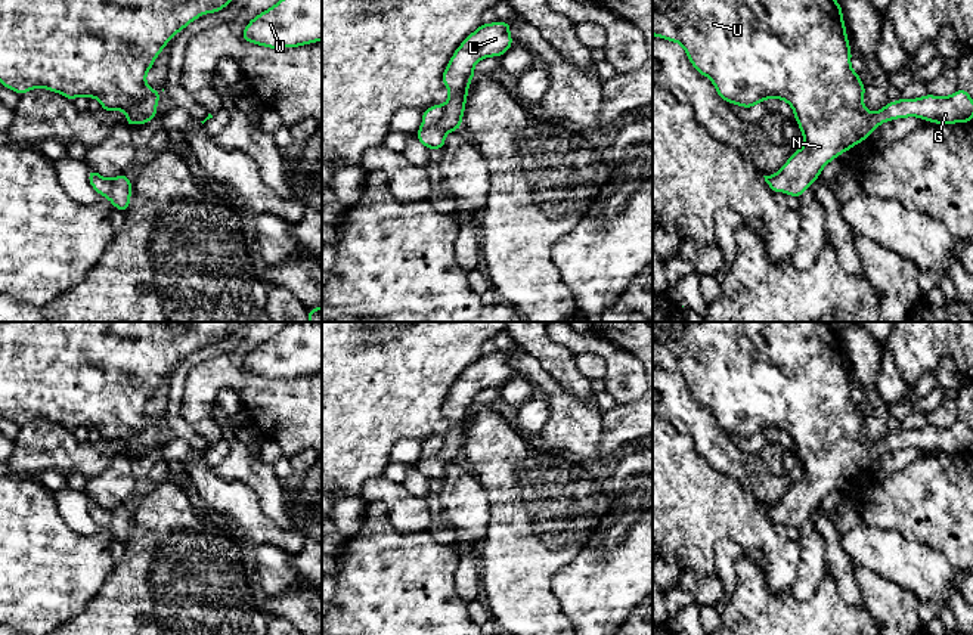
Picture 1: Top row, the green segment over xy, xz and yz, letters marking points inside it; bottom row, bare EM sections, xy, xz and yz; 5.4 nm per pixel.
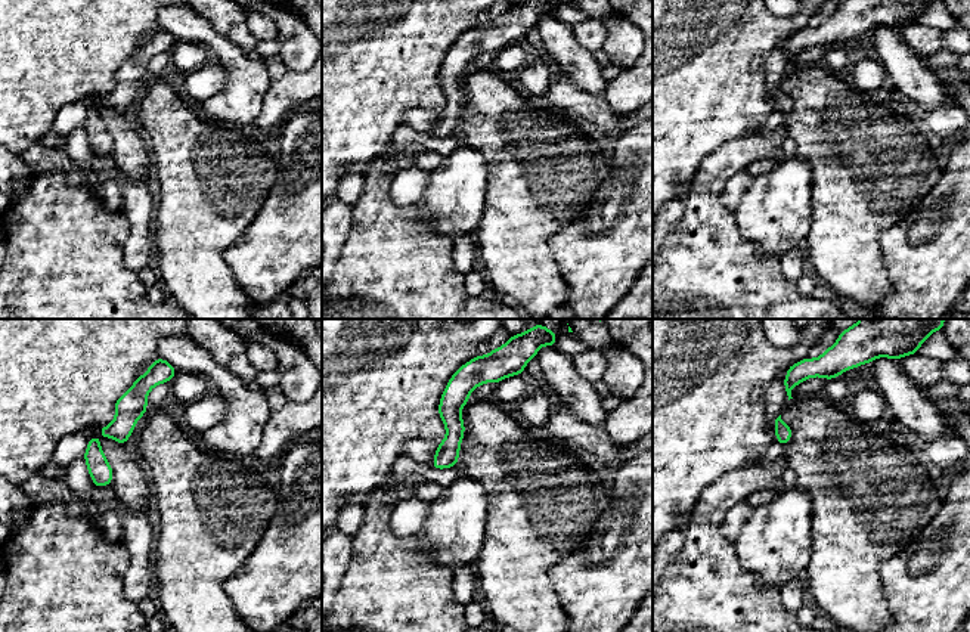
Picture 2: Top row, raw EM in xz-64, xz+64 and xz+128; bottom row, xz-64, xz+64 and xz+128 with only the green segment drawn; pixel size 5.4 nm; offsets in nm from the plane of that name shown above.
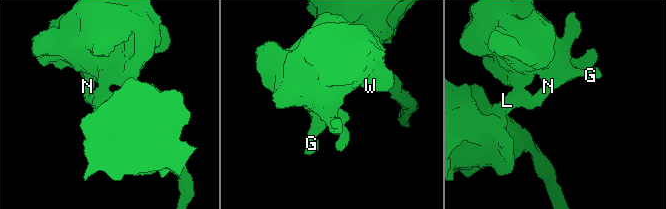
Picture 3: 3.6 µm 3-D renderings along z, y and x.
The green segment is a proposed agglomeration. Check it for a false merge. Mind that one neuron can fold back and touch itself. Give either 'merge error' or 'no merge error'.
no merge error

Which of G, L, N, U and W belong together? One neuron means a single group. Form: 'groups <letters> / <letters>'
groups G L N U W

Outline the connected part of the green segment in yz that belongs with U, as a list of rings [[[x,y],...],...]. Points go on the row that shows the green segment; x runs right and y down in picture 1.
[[[653,0],[653,35],[661,37],[669,41],[679,43],[692,64],[694,69],[701,75],[712,80],[716,93],[728,103],[740,105],[743,108],[753,108],[756,103],[762,103],[769,97],[785,100],[794,112],[794,120],[800,127],[800,133],[805,137],[805,145],[791,154],[787,162],[780,171],[772,176],[763,176],[772,192],[785,192],[787,195],[799,198],[815,179],[821,176],[821,170],[840,154],[849,151],[859,142],[868,139],[868,136],[884,121],[896,118],[917,117],[929,123],[936,124],[954,124],[970,123],[973,118],[973,99],[972,96],[958,89],[951,96],[938,97],[935,95],[926,95],[917,99],[905,99],[901,96],[898,102],[887,102],[886,106],[877,112],[870,112],[864,103],[865,86],[862,84],[859,74],[850,66],[852,52],[846,35],[846,27],[843,22],[842,6],[836,0]]]

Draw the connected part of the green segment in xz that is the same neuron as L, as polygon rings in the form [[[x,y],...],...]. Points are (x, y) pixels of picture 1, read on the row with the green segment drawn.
[[[509,22],[481,24],[455,50],[441,77],[443,84],[449,90],[449,100],[446,103],[434,105],[424,109],[422,124],[419,130],[415,133],[418,140],[425,148],[443,149],[446,143],[444,142],[446,134],[459,130],[468,96],[468,86],[474,78],[474,66],[484,58],[490,56],[501,58],[514,44],[509,35],[509,30],[511,30]]]

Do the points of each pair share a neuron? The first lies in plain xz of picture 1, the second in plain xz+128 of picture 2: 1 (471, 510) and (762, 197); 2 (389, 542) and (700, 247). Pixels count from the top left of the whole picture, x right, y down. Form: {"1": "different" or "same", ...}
{"1": "same", "2": "same"}

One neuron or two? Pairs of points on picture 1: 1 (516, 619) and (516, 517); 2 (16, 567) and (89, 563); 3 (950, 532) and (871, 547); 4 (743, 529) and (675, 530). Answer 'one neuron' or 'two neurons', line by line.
1: one neuron
2: one neuron
3: two neurons
4: one neuron

